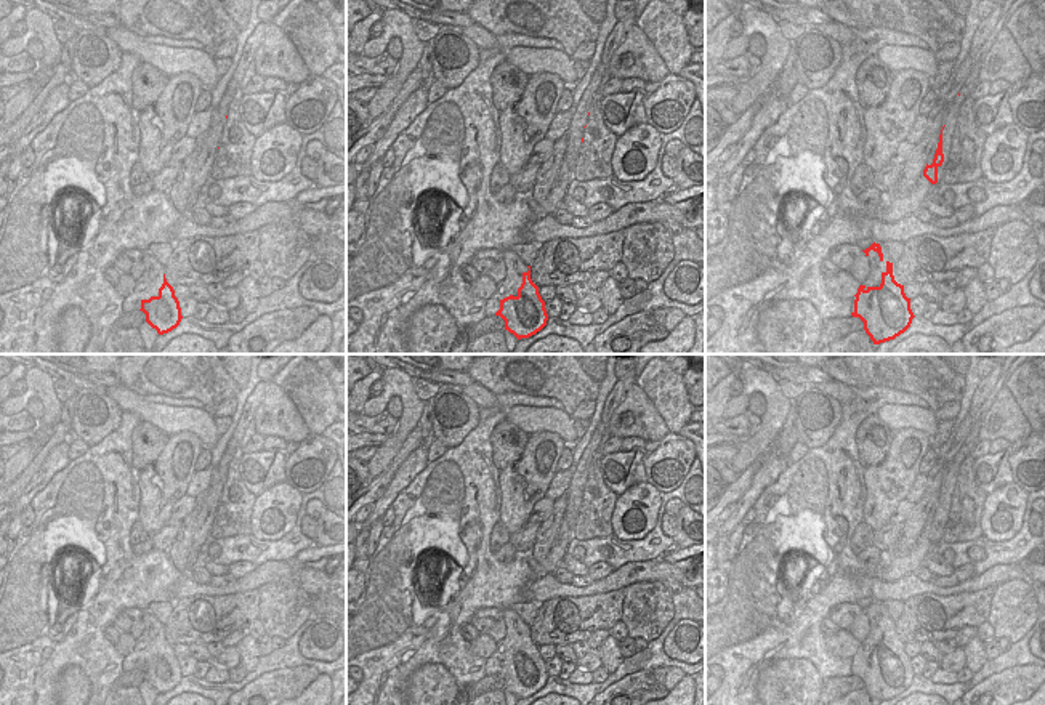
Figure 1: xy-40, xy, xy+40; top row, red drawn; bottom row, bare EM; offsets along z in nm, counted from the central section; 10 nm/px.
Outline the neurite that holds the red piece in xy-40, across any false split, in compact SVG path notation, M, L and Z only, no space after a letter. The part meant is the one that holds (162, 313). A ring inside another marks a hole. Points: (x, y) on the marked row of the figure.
M163 274L163 284L159 288L157 296L151 296L149 300L141 300L141 309L146 314L146 322L157 330L159 335L168 333L176 328L183 319L180 301L175 296L173 287L167 282Z

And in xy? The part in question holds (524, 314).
M529 271L522 272L522 284L518 295L500 300L500 309L495 316L505 320L505 330L513 333L518 340L529 338L540 332L548 320L545 301L539 293L539 287L531 279Z

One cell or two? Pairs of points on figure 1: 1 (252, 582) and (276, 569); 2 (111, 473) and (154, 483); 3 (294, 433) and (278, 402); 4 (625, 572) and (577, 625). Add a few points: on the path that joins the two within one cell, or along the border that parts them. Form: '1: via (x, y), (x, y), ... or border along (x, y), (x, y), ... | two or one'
1: via (258, 577), (270, 572) | one
2: border along (141, 471), (138, 518) | two
3: via (287, 425), (278, 415), (278, 410) | one
4: border along (621, 587), (611, 592), (572, 596) | two

